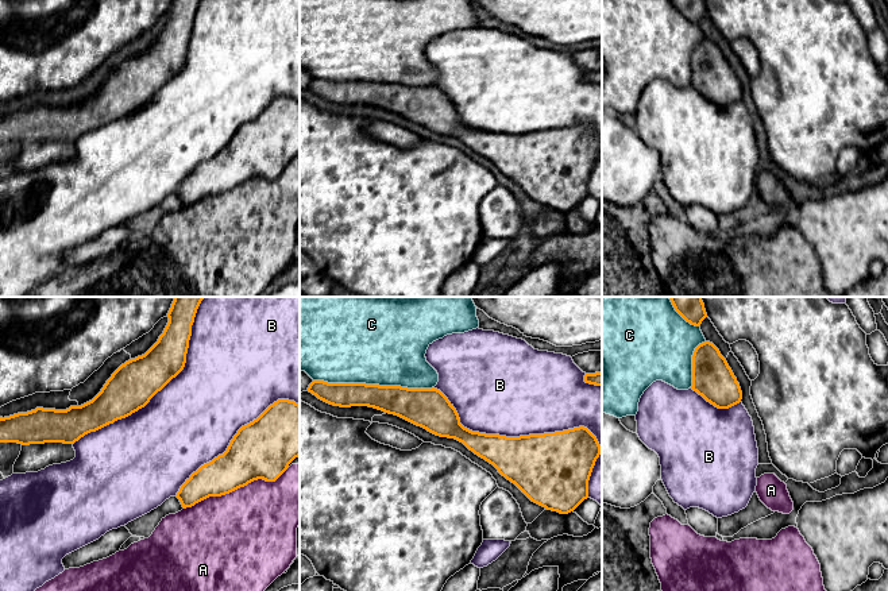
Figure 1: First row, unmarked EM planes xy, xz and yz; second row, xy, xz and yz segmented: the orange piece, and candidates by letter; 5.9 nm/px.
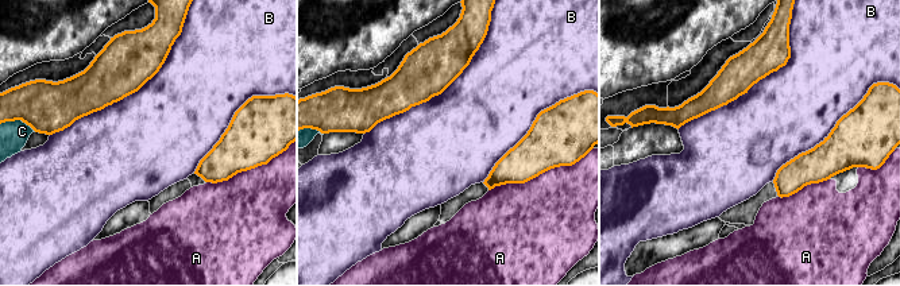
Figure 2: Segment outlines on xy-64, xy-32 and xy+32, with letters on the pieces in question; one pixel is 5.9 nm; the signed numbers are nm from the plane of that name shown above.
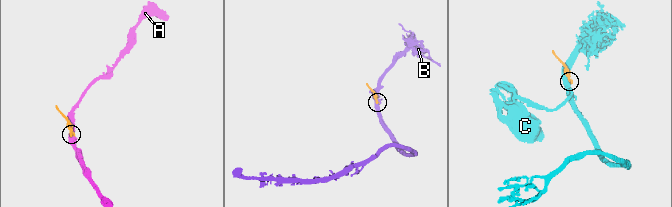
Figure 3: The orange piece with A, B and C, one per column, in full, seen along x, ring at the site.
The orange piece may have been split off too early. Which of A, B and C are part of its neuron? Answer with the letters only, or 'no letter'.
no letter

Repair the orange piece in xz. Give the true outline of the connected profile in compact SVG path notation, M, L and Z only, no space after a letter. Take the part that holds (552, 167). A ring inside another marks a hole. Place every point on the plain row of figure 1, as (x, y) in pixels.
M313 78L308 89L333 104L374 105L436 134L455 136L547 208L568 212L588 196L588 178L601 143L584 124L506 135L464 125L453 103L435 85Z

